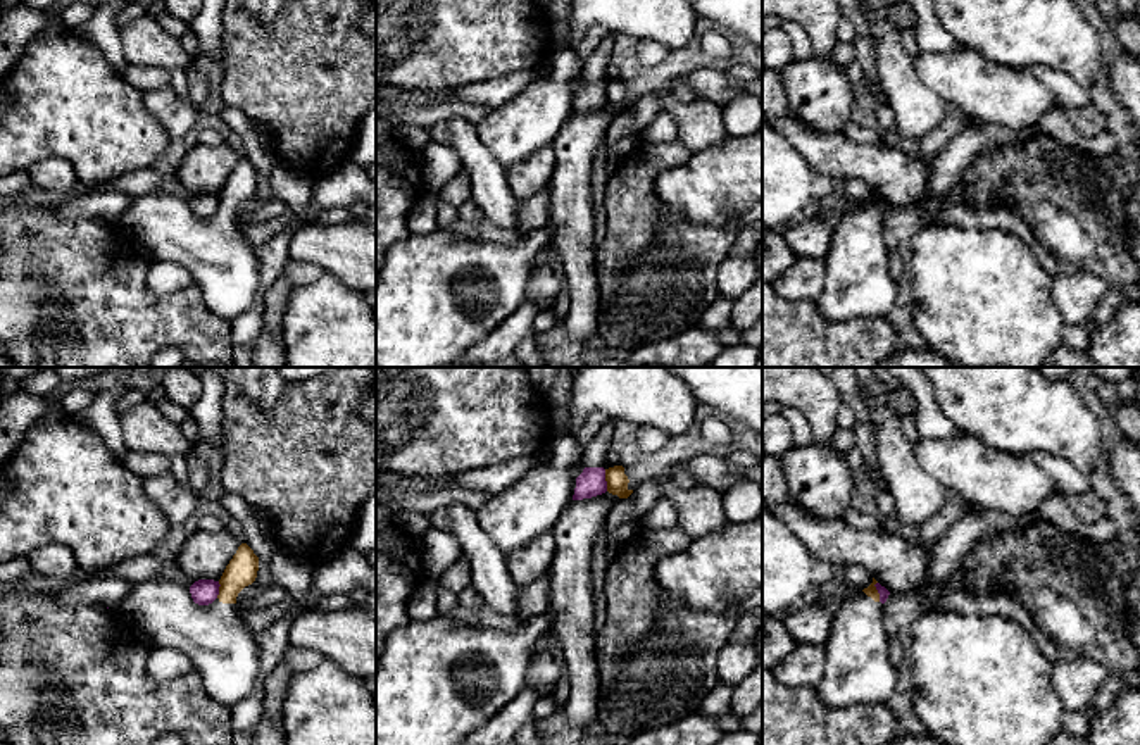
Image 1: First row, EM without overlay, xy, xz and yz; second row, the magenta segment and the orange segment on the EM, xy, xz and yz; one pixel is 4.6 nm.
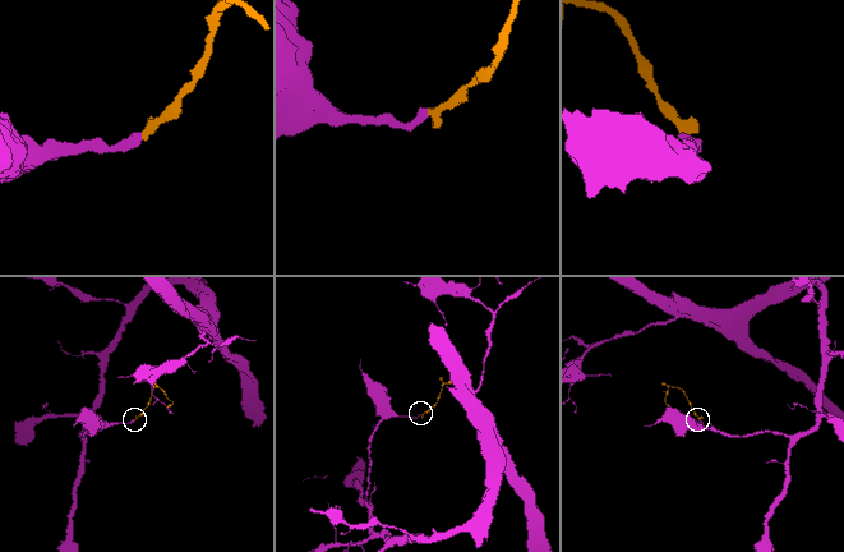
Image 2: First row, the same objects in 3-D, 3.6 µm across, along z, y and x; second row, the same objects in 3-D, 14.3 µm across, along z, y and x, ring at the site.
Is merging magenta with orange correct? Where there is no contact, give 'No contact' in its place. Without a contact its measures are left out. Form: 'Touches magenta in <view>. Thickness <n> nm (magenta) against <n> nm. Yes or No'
Touches magenta in xz. Thickness 130 nm (magenta) against 100 nm. No

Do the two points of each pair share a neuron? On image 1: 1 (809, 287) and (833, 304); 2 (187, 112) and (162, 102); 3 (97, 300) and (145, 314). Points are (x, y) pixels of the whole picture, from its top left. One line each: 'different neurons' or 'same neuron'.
1: different neurons
2: same neuron
3: same neuron

